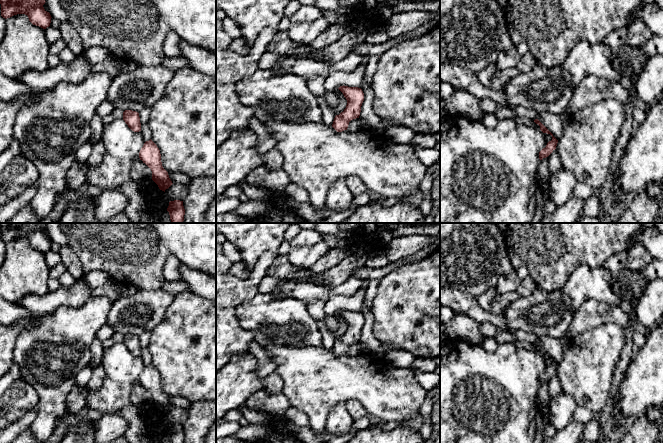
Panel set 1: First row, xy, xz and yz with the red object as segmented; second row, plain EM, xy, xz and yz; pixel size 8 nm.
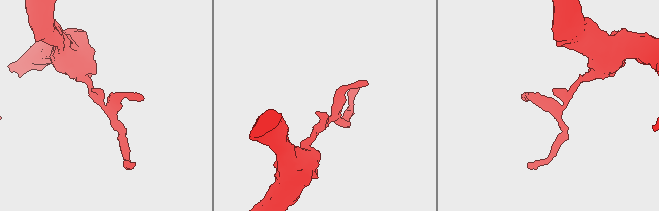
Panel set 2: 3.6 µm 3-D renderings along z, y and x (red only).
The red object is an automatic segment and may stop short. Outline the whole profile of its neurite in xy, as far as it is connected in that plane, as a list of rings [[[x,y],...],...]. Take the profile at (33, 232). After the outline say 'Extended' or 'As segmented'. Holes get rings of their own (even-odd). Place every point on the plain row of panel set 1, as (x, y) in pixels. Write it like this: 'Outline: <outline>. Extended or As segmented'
Outline: [[[0,223],[1,240],[7,243],[25,238],[33,249],[46,253],[52,241],[43,231],[45,226],[45,223]]]. As segmented

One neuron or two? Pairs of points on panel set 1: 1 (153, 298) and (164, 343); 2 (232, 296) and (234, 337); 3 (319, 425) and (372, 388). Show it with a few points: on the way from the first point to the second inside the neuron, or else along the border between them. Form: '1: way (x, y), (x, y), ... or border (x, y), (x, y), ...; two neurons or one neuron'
1: border (171, 303), (164, 318), (150, 331); two neurons
2: way (229, 306), (229, 327); one neuron
3: way (322, 408), (342, 388), (355, 388); one neuron

